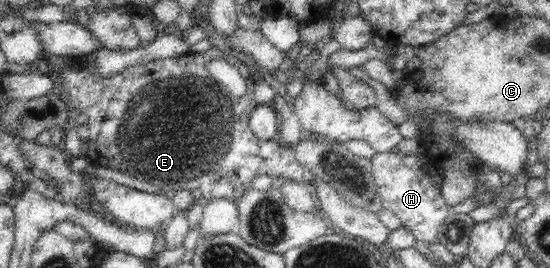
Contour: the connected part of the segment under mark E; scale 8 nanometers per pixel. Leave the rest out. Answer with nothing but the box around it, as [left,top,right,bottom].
[40,48,319,202]

